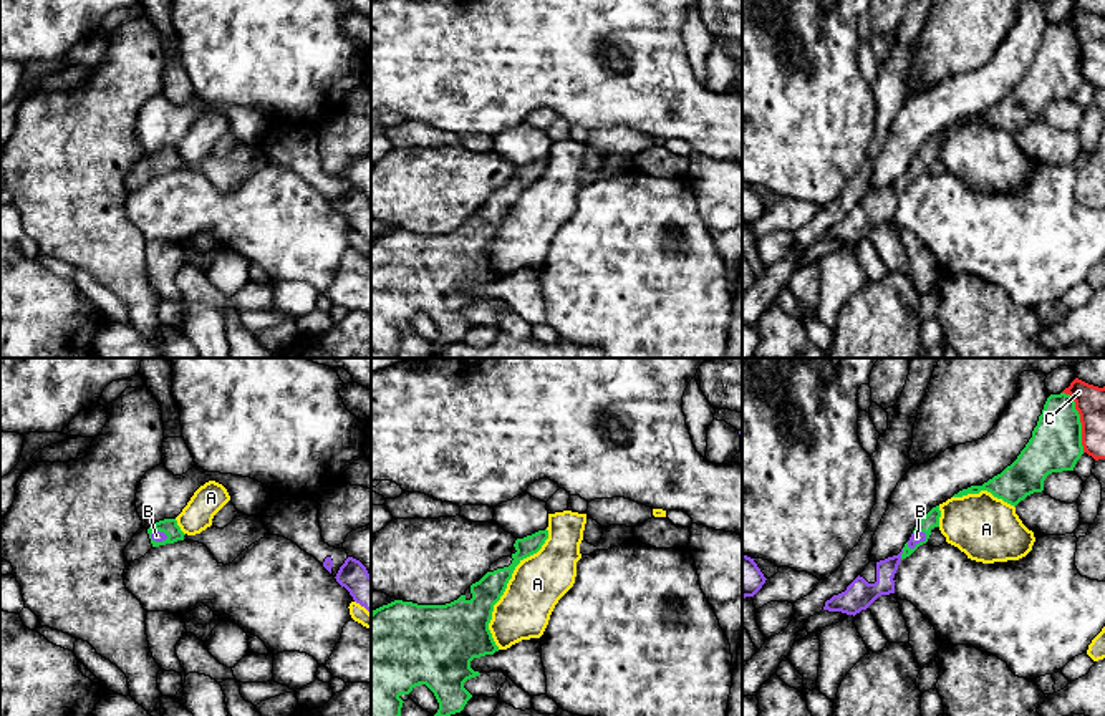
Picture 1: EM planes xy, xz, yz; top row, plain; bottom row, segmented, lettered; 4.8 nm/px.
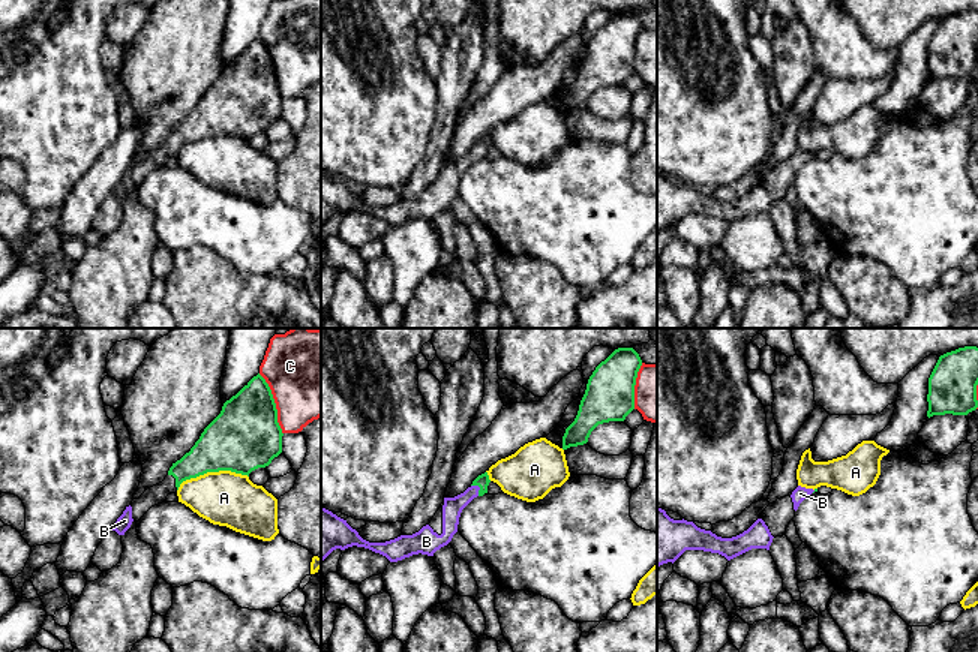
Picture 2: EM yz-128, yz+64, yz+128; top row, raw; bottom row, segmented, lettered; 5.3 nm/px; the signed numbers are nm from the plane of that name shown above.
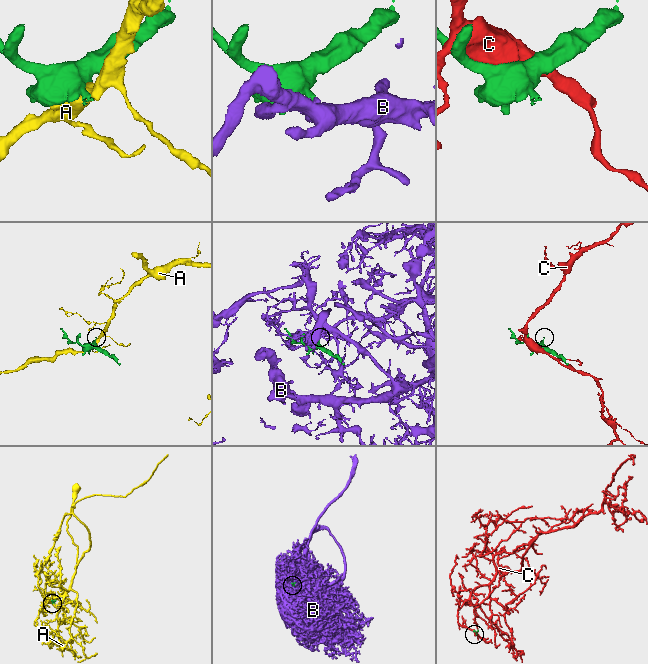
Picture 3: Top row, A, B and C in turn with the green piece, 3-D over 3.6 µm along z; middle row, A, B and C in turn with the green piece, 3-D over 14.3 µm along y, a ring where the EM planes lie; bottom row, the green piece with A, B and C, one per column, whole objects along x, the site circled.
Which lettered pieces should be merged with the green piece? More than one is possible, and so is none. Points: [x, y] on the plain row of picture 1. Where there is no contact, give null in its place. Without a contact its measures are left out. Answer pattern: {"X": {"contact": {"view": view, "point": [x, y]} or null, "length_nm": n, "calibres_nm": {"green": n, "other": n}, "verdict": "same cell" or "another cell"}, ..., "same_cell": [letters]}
{"A": {"contact": {"view": "xz", "point": [506, 216]}, "length_nm": 650, "calibres_nm": {"green": 200, "other": 260}, "verdict": "another cell"}, "B": {"contact": {"view": "yz", "point": [920, 171]}, "length_nm": 120, "calibres_nm": {"green": 80, "other": 60}, "verdict": "same cell"}, "C": {"contact": {"view": "yz", "point": [1079, 48]}, "length_nm": 320, "calibres_nm": {"green": 260, "other": 140}, "verdict": "another cell"}, "same_cell": ["B"]}

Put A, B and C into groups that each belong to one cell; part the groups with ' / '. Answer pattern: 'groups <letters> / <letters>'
groups A / B / C

